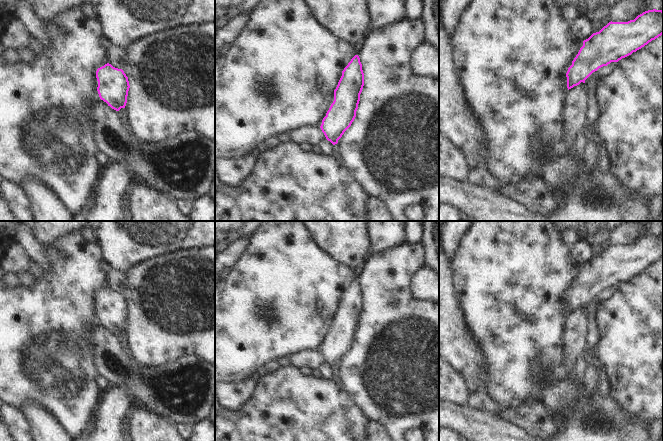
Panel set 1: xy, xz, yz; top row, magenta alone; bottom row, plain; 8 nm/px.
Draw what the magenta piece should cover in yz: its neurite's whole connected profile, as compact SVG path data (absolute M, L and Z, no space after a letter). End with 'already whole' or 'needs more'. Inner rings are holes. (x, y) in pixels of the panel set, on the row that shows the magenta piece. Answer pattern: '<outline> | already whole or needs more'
M648 10L628 22L609 22L599 32L583 41L583 46L566 73L568 90L579 85L595 71L611 62L618 62L663 34L663 11Z | already whole

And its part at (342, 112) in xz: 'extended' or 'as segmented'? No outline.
as segmented

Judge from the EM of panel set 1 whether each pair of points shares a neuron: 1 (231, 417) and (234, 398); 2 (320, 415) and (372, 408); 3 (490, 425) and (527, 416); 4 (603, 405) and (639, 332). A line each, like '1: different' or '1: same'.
1: different
2: different
3: different
4: different

